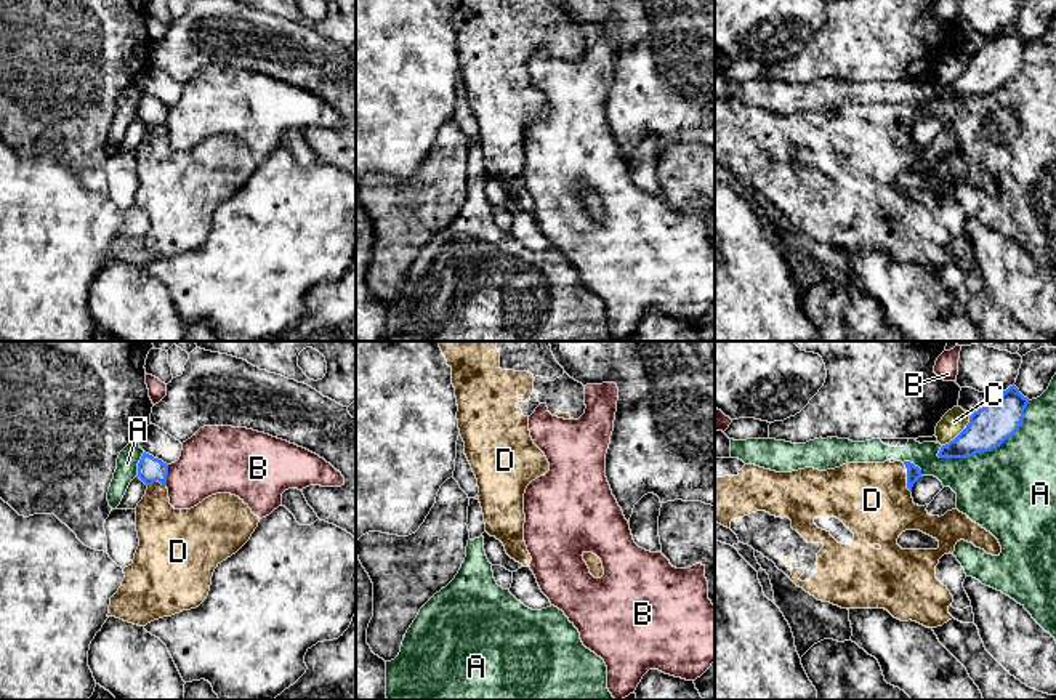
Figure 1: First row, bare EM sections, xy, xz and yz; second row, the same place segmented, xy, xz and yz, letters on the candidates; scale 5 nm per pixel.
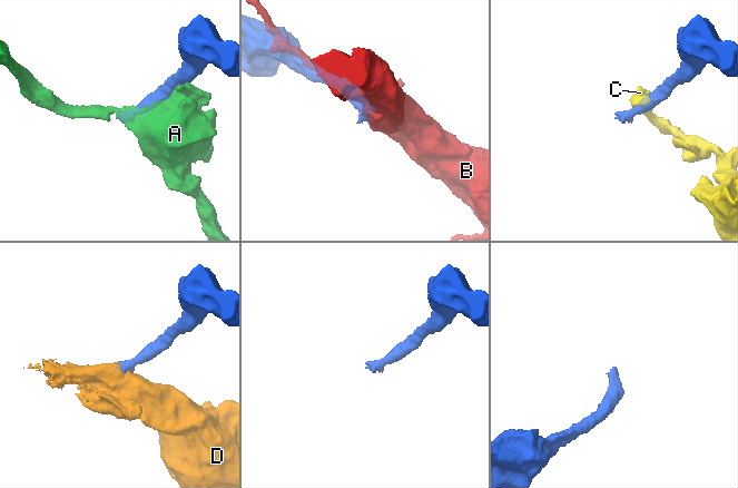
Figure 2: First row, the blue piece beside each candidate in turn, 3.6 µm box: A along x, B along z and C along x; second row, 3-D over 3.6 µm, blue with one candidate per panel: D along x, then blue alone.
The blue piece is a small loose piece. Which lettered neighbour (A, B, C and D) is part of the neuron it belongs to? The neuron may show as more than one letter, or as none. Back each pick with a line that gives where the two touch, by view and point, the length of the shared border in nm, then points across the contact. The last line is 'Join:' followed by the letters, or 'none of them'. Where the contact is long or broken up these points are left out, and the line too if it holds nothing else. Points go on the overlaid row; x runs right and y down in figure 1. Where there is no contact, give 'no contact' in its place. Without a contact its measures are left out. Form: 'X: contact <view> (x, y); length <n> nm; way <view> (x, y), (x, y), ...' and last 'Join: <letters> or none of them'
D: contact yz (907, 478); length 160 nm; way yz (914, 473), (907, 478), (898, 478), (872, 500)
Join: D

